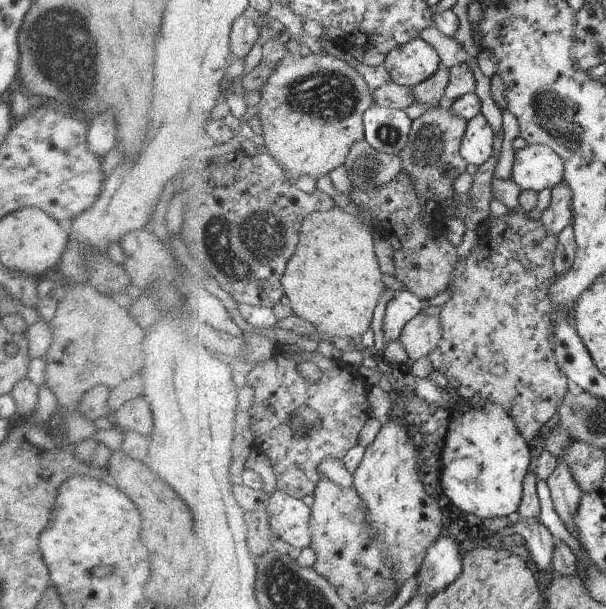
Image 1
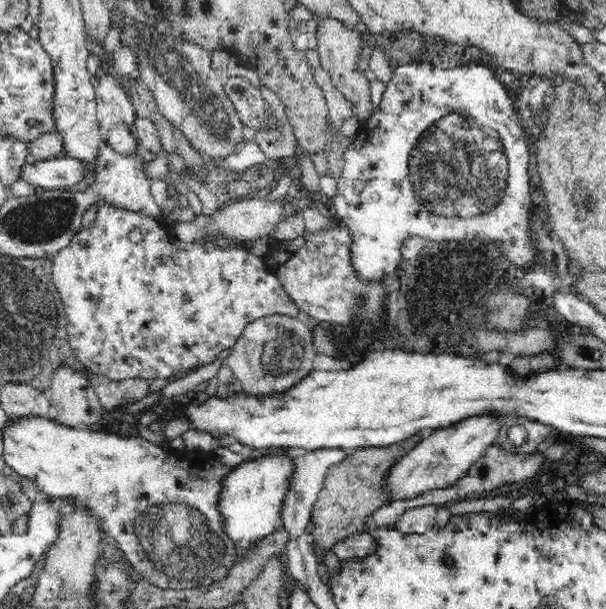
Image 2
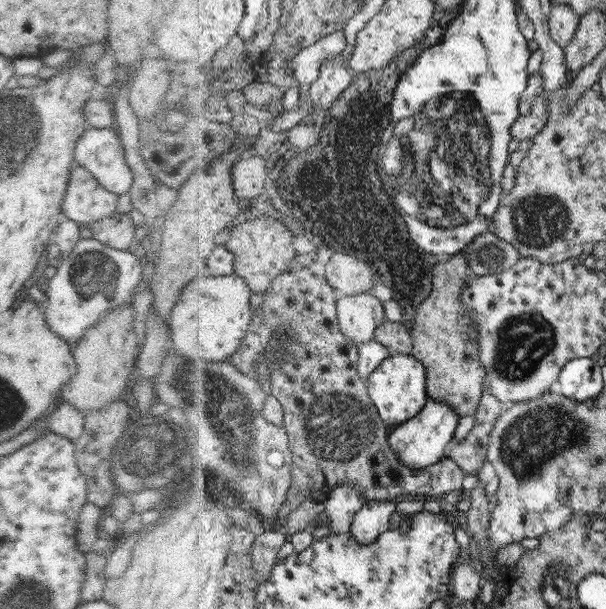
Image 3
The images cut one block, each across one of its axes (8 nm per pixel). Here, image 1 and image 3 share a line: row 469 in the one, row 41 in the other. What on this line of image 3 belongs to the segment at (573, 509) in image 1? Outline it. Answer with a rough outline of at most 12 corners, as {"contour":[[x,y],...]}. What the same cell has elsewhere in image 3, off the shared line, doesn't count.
{"contour":[[552,2],[552,39],[565,48],[580,18],[570,5]]}

